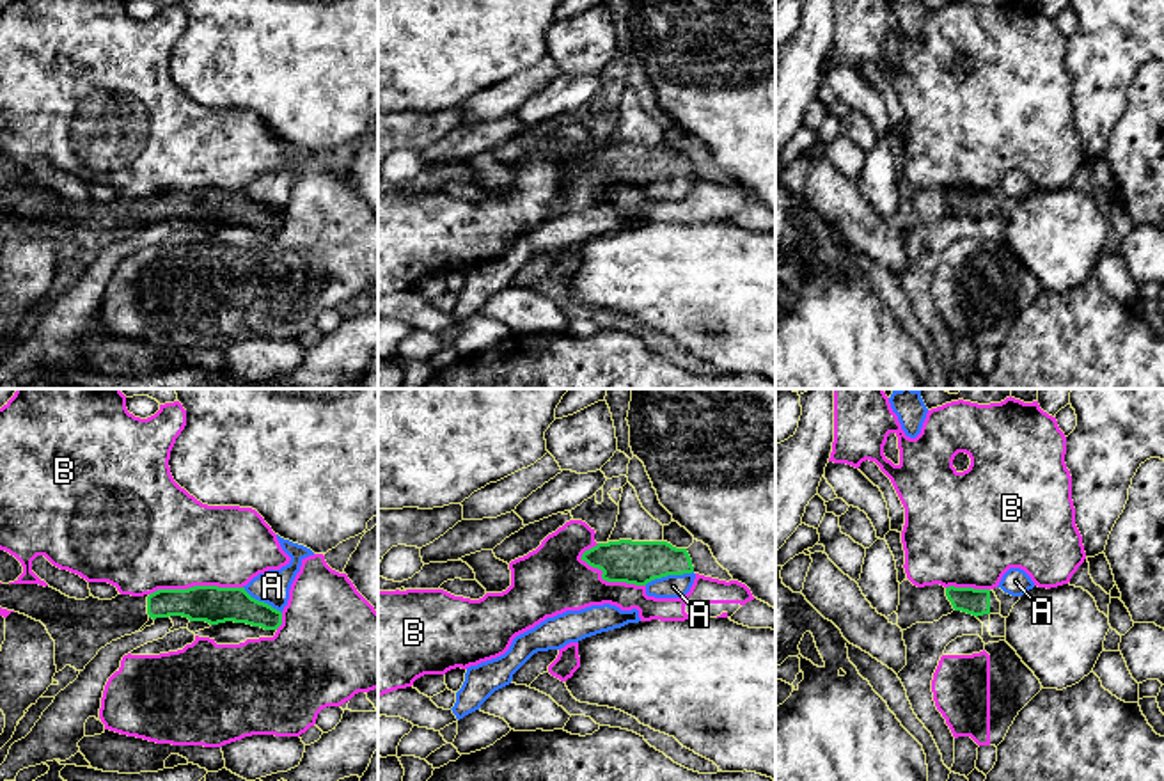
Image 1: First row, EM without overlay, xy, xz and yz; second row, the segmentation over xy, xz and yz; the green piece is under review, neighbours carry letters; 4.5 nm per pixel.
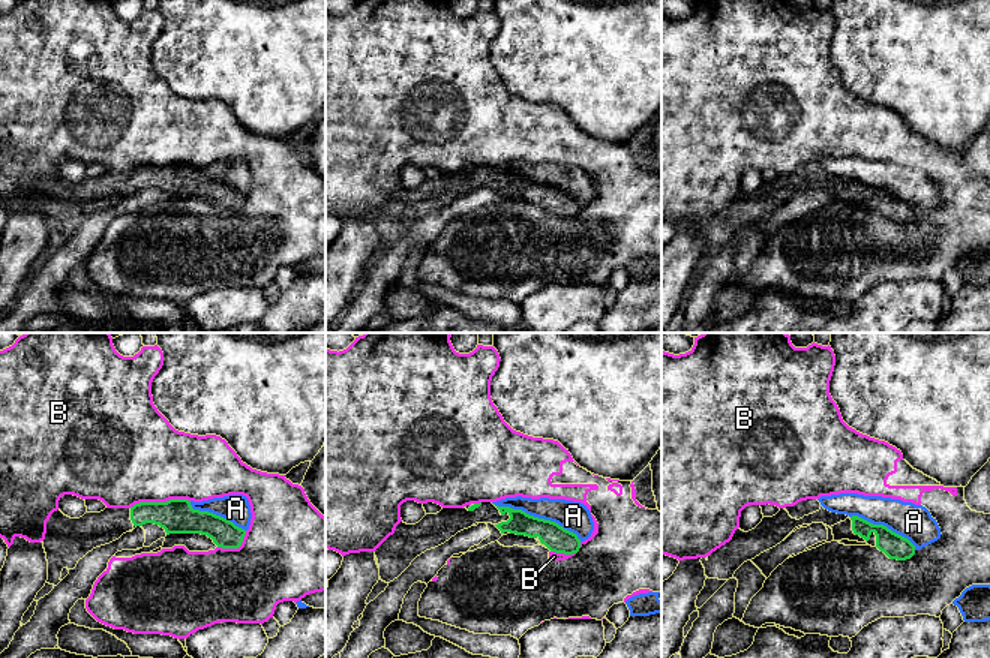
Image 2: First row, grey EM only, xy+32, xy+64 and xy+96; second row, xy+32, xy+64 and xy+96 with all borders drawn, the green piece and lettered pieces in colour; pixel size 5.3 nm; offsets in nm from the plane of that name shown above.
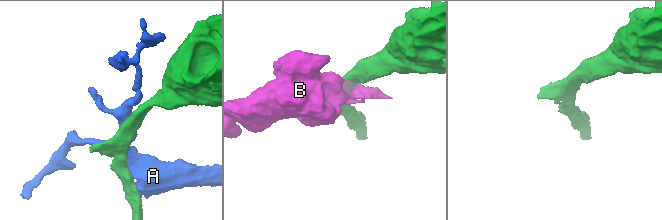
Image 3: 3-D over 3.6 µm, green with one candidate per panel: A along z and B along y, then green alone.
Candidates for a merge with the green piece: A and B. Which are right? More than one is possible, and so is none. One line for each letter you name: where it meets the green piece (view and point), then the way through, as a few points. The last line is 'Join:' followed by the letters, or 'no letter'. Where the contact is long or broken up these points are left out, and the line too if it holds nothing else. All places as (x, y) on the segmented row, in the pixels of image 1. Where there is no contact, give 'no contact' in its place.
Join: no letter

